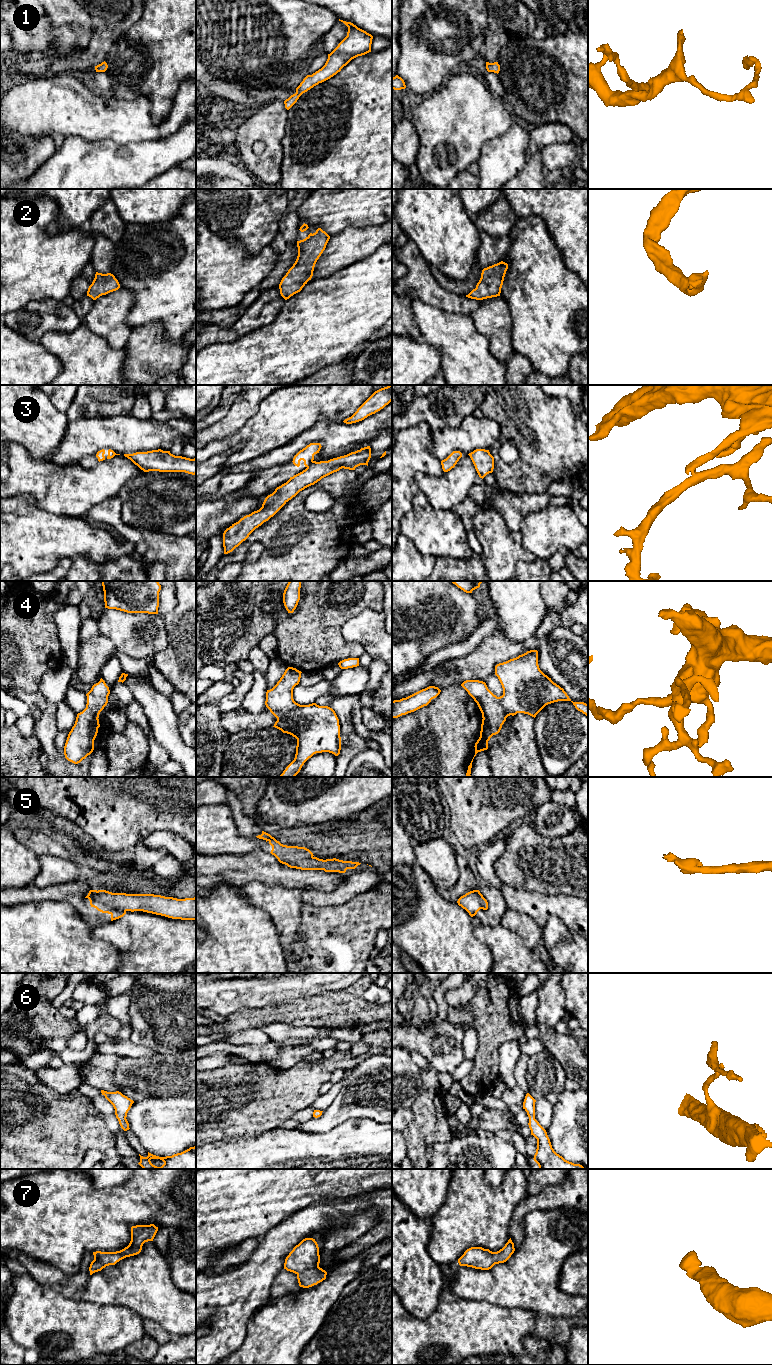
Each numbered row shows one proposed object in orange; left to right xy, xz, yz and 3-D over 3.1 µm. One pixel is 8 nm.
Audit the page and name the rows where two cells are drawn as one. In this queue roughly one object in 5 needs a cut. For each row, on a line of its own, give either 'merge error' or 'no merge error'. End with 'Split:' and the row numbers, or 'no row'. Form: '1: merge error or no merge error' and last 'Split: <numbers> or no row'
1: no merge error
2: no merge error
3: merge error
4: no merge error
5: no merge error
6: no merge error
7: no merge error
Split: 3

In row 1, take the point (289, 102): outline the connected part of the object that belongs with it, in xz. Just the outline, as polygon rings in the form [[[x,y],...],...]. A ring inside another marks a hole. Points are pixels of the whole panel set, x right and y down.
[[[340,19],[339,21],[348,27],[347,36],[328,54],[325,65],[312,75],[307,75],[296,88],[296,93],[284,101],[287,110],[297,102],[303,93],[336,75],[352,59],[371,52],[373,39],[371,34],[358,28],[351,22]]]

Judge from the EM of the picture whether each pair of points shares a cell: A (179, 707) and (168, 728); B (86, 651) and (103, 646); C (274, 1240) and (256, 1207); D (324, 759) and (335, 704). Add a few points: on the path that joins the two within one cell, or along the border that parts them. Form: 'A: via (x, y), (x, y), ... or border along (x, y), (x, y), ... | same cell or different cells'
A: border along (168, 698), (173, 711), (177, 715) | different cells
B: via (90, 651), (97, 651), (99, 649) | same cell
C: border along (289, 1217), (270, 1228), (258, 1239) | different cells
D: border along (335, 756), (336, 766) | different cells

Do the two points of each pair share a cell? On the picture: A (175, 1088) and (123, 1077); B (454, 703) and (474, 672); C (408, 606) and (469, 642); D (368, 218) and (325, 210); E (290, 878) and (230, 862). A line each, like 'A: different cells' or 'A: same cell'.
A: same cell
B: different cells
C: different cells
D: same cell
E: same cell

